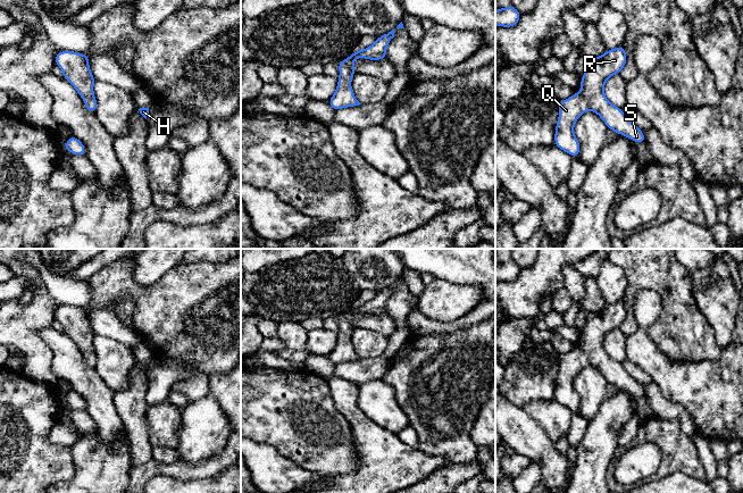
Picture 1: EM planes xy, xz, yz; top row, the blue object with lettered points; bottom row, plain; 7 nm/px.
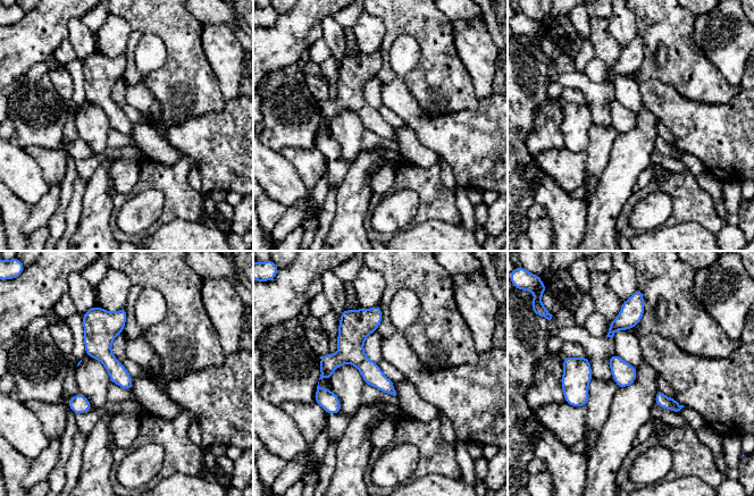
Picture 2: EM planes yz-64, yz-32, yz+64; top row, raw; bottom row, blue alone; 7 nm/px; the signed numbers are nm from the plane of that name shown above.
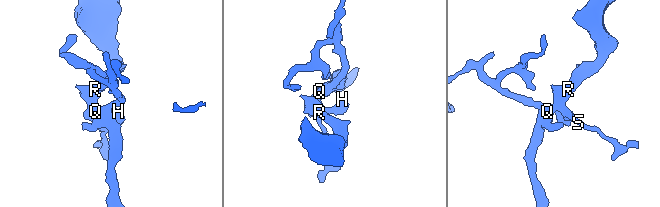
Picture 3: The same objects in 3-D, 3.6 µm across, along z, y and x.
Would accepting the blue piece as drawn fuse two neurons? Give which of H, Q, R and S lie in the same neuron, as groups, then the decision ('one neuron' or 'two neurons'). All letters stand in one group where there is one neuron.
H Q R S; one neuron

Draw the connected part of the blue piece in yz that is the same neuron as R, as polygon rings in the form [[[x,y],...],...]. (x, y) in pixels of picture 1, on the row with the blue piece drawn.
[[[619,45],[606,50],[601,57],[587,57],[584,75],[581,77],[581,91],[570,98],[559,101],[559,117],[556,125],[554,145],[573,158],[577,158],[581,145],[574,134],[576,120],[586,111],[596,112],[606,126],[629,140],[645,143],[643,131],[635,126],[604,95],[604,84],[610,76],[619,74],[626,66],[626,50]]]

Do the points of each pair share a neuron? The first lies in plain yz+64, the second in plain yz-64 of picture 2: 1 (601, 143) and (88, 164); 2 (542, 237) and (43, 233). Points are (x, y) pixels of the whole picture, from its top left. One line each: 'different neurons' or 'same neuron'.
1: different neurons
2: different neurons

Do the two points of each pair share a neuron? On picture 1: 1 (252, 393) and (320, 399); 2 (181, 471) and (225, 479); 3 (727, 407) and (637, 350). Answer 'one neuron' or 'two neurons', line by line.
1: one neuron
2: two neurons
3: one neuron

